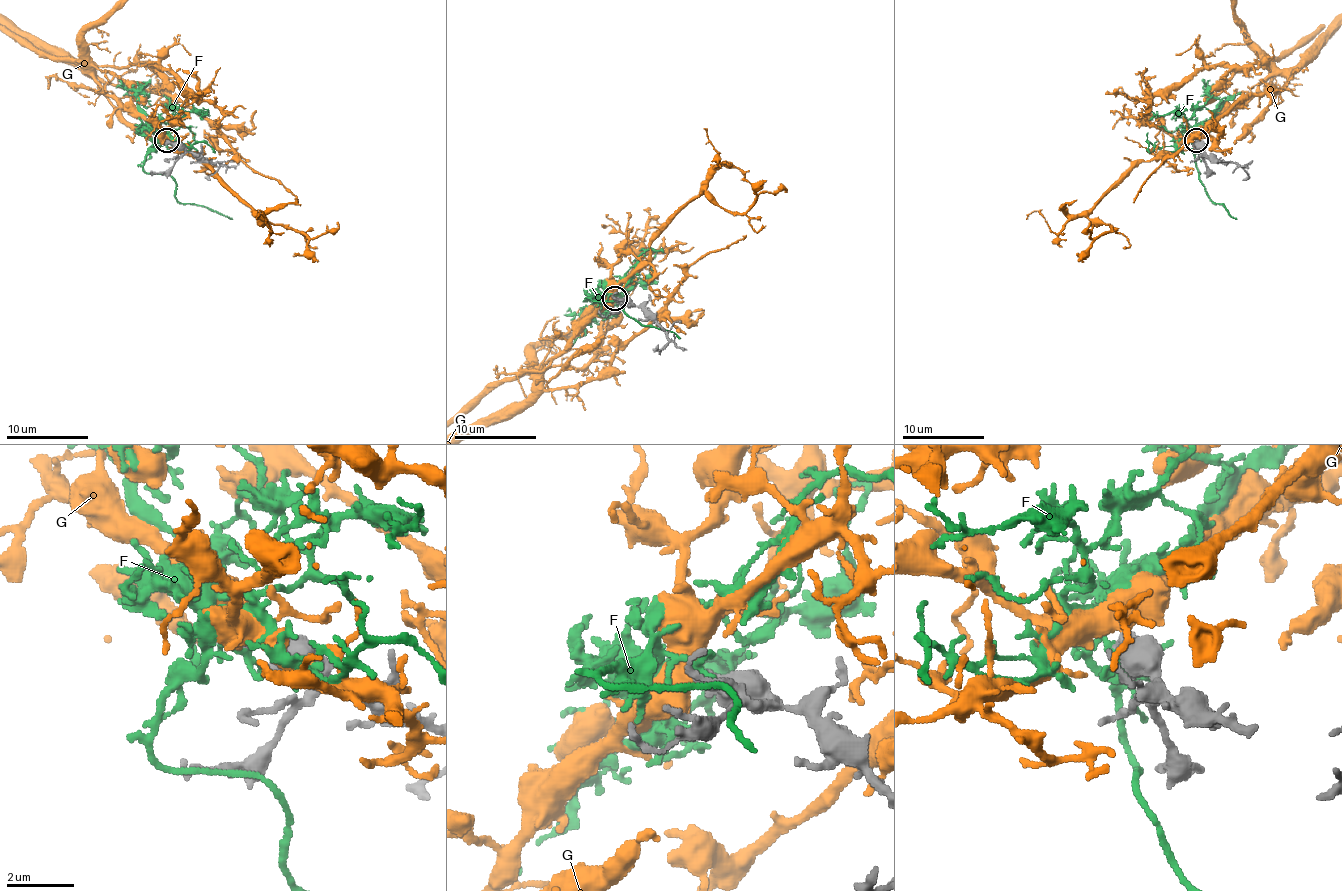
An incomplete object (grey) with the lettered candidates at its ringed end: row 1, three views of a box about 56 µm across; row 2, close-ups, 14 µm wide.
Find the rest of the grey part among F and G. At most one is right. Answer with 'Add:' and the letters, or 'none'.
Add: G

